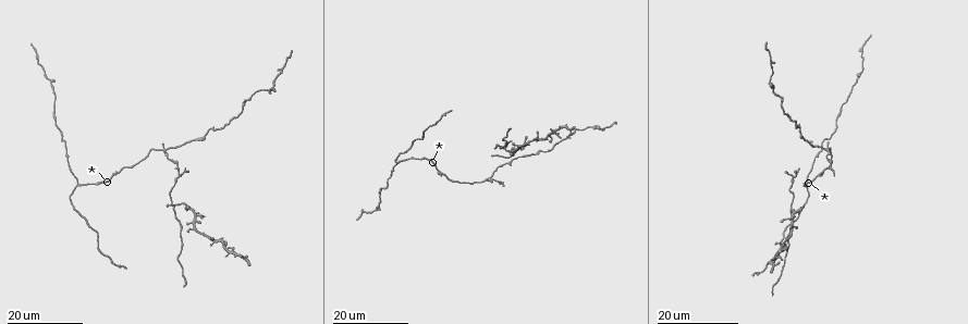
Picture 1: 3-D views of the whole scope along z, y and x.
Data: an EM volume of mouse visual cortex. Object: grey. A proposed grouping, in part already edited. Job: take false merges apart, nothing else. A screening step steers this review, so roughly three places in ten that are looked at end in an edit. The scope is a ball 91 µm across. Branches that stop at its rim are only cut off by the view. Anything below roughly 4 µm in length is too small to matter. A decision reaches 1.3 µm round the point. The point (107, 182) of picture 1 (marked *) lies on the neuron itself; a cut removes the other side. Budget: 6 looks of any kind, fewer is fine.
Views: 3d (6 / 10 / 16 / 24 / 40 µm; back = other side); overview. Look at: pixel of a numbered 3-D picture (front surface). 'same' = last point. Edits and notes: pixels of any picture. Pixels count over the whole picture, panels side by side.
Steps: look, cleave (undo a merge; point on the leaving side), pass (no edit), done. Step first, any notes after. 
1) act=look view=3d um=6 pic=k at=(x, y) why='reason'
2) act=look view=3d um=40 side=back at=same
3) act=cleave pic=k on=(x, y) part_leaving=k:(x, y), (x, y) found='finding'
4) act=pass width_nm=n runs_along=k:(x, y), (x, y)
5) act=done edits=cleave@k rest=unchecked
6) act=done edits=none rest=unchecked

act=look view=3d um=16 pic=1 at=(182, 227) why='two arms in line, one across'

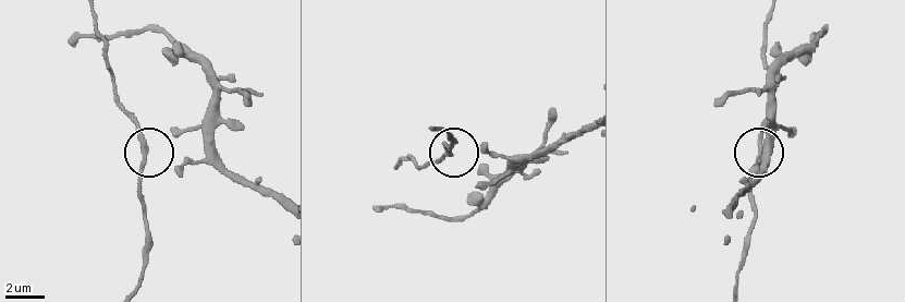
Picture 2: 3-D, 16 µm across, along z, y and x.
act=look view=3d um=6 pic=2 at=(142, 166)

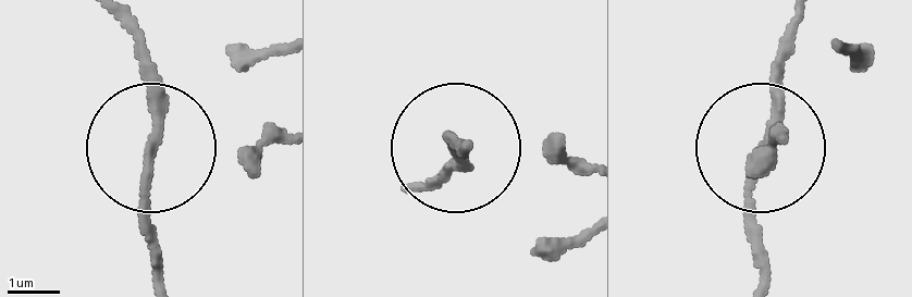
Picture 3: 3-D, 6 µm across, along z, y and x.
act=pass arms=3 runs_along=3:(112, 15), (151, 107), (151, 275) found='continuous, no second neuron'

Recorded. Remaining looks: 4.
act=look view=3d um=24 pic=1 at=(803, 208)

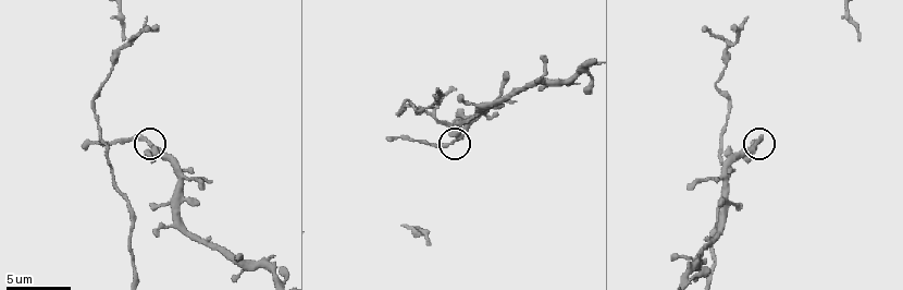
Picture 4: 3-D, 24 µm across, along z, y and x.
act=look view=3d um=6 pic=4 at=(151, 143) why='zoom in'

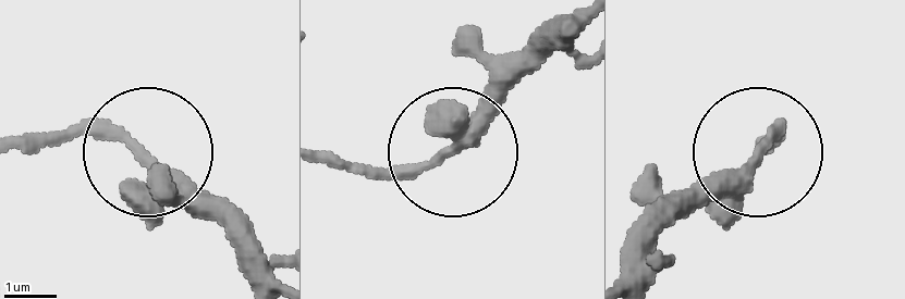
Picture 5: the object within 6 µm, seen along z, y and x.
act=pass arms=3 found='one neuron here'

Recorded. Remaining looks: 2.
act=look view=3d um=24 pic=1 at=(166, 151) why='looks like a crossing'

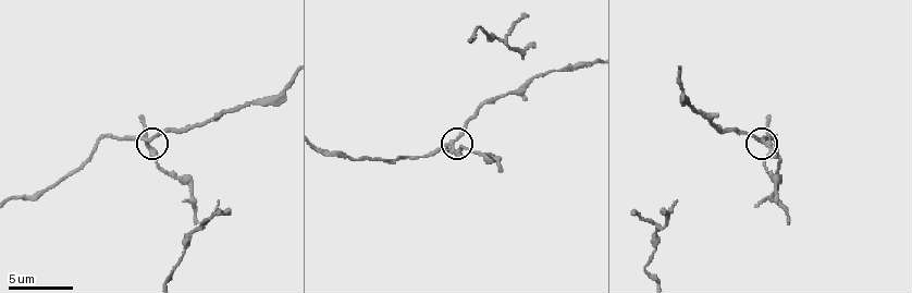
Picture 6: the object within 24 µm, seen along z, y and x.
act=look view=3d um=10 pic=6 at=(760, 142) why='zoom in'

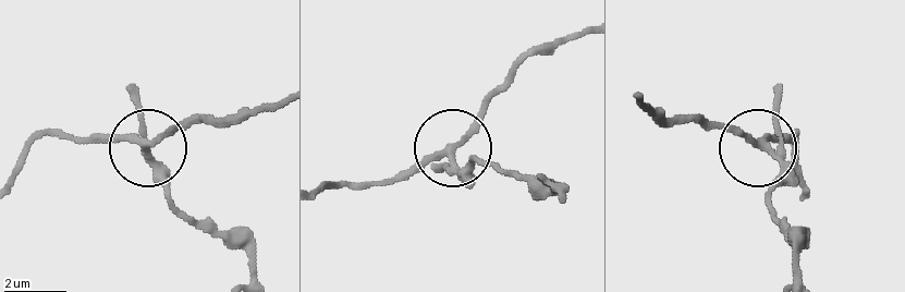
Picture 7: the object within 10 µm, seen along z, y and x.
act=cleave pic=7 on=(176, 208) width_nm=220 part_leaving=7:(156, 174), (179, 208), (218, 226), (242, 250), (249, 281) found='a second neuron is stuck on'

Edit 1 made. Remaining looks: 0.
act=done edits=cleave@7 rest=unchecked

